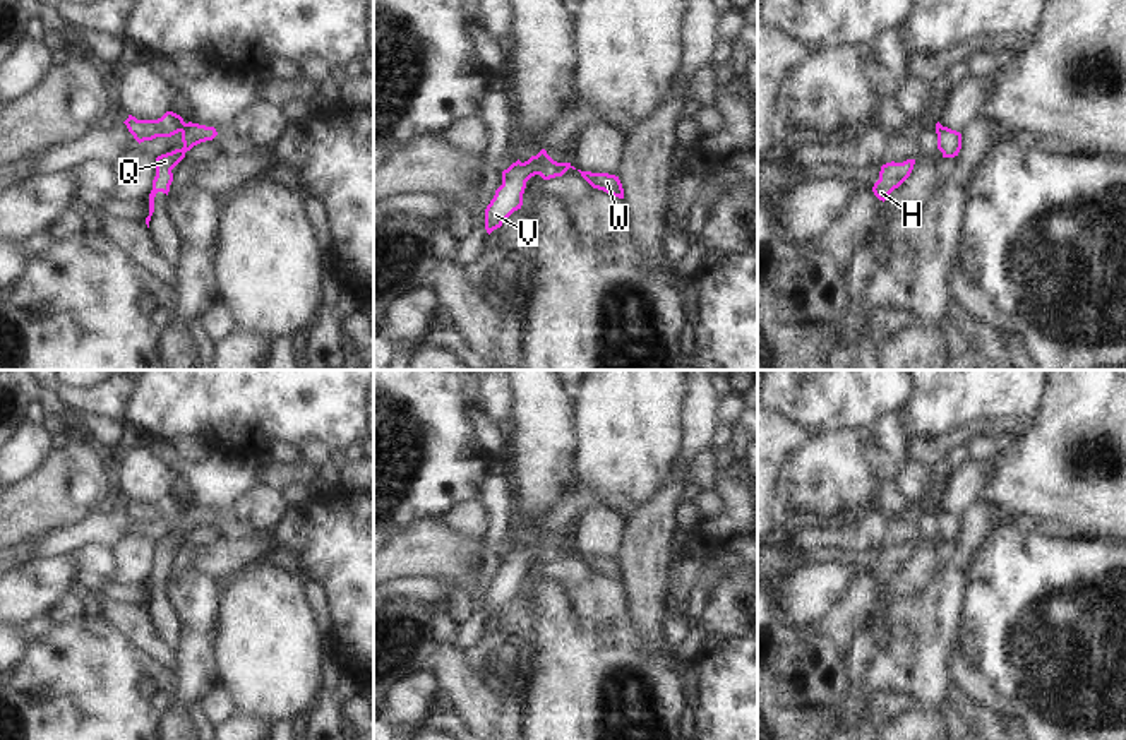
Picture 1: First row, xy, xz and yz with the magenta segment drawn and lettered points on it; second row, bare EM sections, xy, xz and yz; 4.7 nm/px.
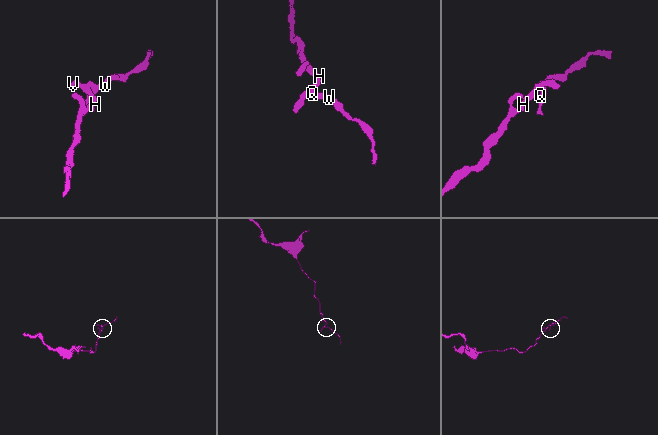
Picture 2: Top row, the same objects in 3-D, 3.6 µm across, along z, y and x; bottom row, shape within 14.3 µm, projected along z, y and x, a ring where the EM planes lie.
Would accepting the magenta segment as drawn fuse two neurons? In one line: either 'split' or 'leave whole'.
split

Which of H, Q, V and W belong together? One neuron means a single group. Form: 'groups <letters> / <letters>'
groups H V / Q W

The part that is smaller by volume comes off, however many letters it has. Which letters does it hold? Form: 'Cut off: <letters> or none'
Cut off: Q, W

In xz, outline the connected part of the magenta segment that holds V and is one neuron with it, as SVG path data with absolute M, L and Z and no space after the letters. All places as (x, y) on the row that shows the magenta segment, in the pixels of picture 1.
M545 149L528 161L519 159L502 171L502 185L495 190L494 199L485 209L485 230L490 235L523 206L526 182L540 175L543 180L562 176L571 168L571 163L554 161Z

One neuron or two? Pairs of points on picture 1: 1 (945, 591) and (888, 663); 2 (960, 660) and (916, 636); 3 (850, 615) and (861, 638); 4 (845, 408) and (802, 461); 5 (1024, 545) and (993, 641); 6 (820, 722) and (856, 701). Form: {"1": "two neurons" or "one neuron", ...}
{"1": "one neuron", "2": "two neurons", "3": "two neurons", "4": "two neurons", "5": "one neuron", "6": "two neurons"}

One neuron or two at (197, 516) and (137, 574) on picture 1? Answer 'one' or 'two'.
two

